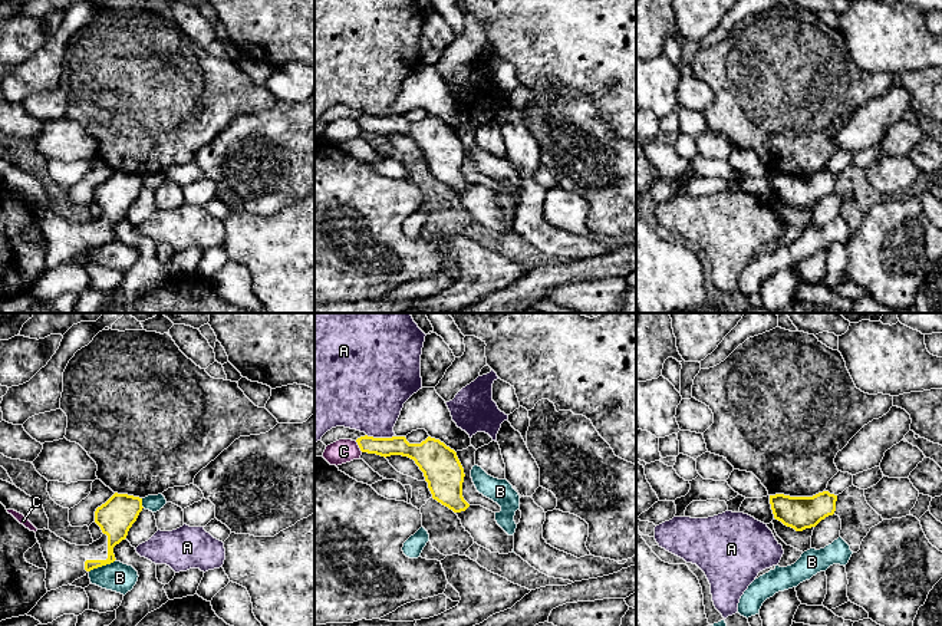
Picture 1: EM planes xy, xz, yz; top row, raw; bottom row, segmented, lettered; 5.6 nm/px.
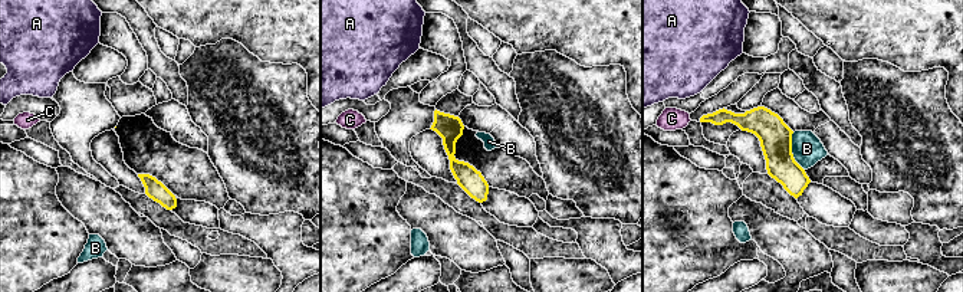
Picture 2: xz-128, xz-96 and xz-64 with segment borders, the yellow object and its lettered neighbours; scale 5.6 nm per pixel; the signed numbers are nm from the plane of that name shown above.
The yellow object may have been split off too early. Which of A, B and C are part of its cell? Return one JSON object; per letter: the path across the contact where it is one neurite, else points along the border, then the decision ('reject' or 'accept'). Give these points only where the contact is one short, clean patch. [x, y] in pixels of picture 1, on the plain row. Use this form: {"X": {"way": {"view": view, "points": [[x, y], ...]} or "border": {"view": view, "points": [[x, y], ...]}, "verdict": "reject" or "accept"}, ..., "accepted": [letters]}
{"A": {"verdict": "reject"}, "B": {"verdict": "reject"}, "C": {"border": {"view": "xz", "points": [[355, 119], [362, 129]]}, "verdict": "reject"}, "accepted": []}

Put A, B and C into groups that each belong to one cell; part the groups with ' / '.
A / B C

